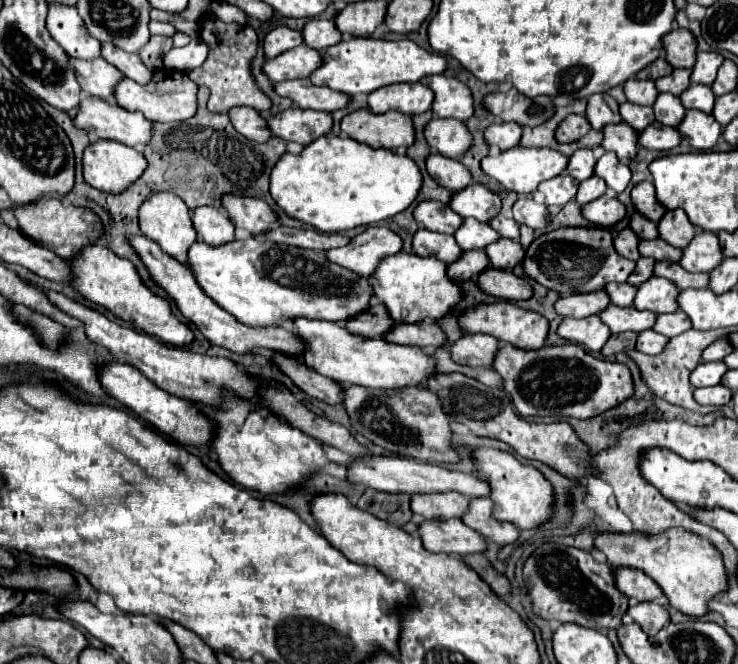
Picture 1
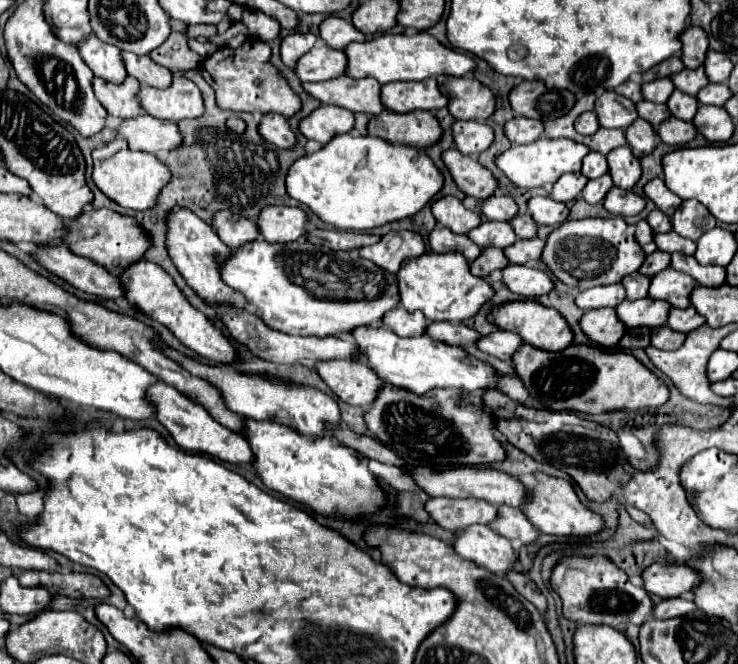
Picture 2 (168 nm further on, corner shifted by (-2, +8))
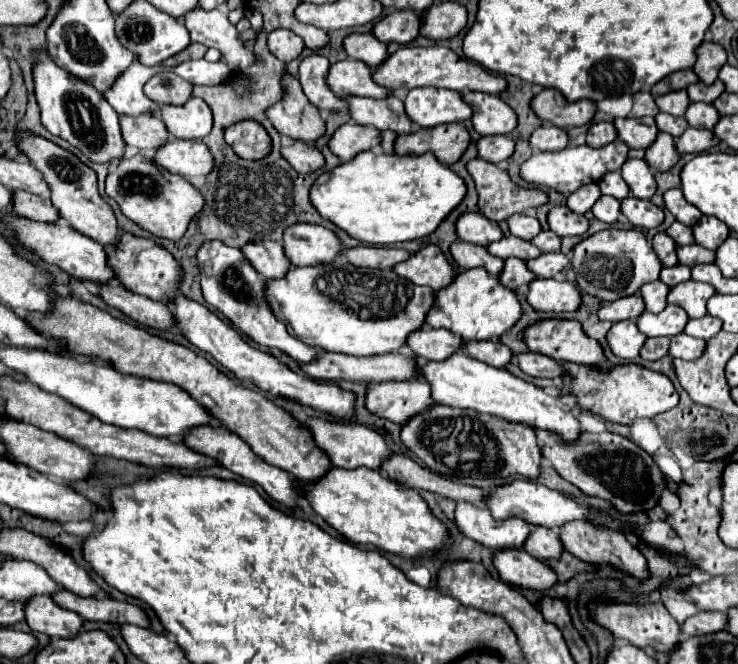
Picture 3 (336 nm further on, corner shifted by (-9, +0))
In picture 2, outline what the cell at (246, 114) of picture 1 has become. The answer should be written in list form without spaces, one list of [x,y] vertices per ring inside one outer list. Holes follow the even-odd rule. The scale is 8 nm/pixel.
[[[265,114],[263,120],[259,122],[259,132],[267,142],[279,148],[295,148],[297,144],[295,132],[289,128],[287,120],[279,114]]]

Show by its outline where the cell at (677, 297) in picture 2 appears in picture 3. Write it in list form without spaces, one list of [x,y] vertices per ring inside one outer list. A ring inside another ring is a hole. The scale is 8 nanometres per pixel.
[[[682,282],[670,288],[668,304],[676,304],[686,310],[690,318],[702,318],[706,314],[706,300],[714,294],[714,288],[704,282]]]

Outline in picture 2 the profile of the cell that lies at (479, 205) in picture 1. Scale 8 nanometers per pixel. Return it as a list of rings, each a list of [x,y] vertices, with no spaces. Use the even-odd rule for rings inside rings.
[[[491,196],[483,202],[479,202],[479,210],[489,220],[501,220],[501,222],[509,222],[519,212],[517,204],[511,196]]]

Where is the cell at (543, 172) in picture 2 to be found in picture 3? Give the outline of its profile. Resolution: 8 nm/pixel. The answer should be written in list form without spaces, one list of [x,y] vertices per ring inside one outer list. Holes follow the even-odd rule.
[[[618,138],[602,148],[590,148],[584,144],[584,146],[568,146],[558,152],[536,152],[520,166],[520,178],[534,188],[546,186],[568,196],[578,186],[598,182],[604,172],[620,170],[620,166],[626,162],[626,154],[628,154],[628,146]]]

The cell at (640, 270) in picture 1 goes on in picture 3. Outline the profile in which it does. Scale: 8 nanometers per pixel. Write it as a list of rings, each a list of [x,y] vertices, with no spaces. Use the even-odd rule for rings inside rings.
[[[676,264],[676,266],[670,266],[670,268],[662,268],[660,280],[664,284],[668,284],[668,286],[676,286],[680,282],[690,280],[690,268],[682,266],[682,264]]]

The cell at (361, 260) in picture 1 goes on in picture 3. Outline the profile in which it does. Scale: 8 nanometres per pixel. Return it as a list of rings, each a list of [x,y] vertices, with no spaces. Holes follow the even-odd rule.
[[[428,244],[428,246],[420,248],[408,260],[396,264],[392,270],[398,276],[402,276],[402,278],[406,278],[414,284],[430,286],[432,290],[450,284],[450,280],[454,276],[454,270],[450,266],[450,262],[440,252],[440,248],[434,246],[434,244]]]

